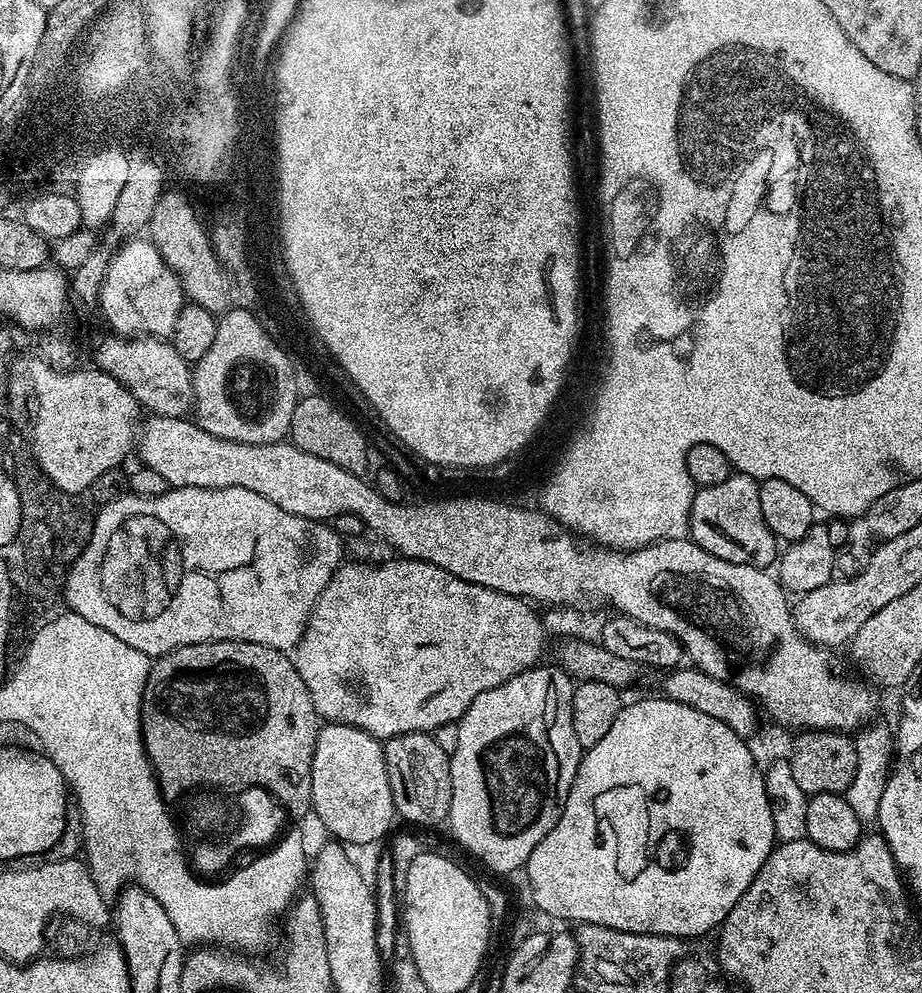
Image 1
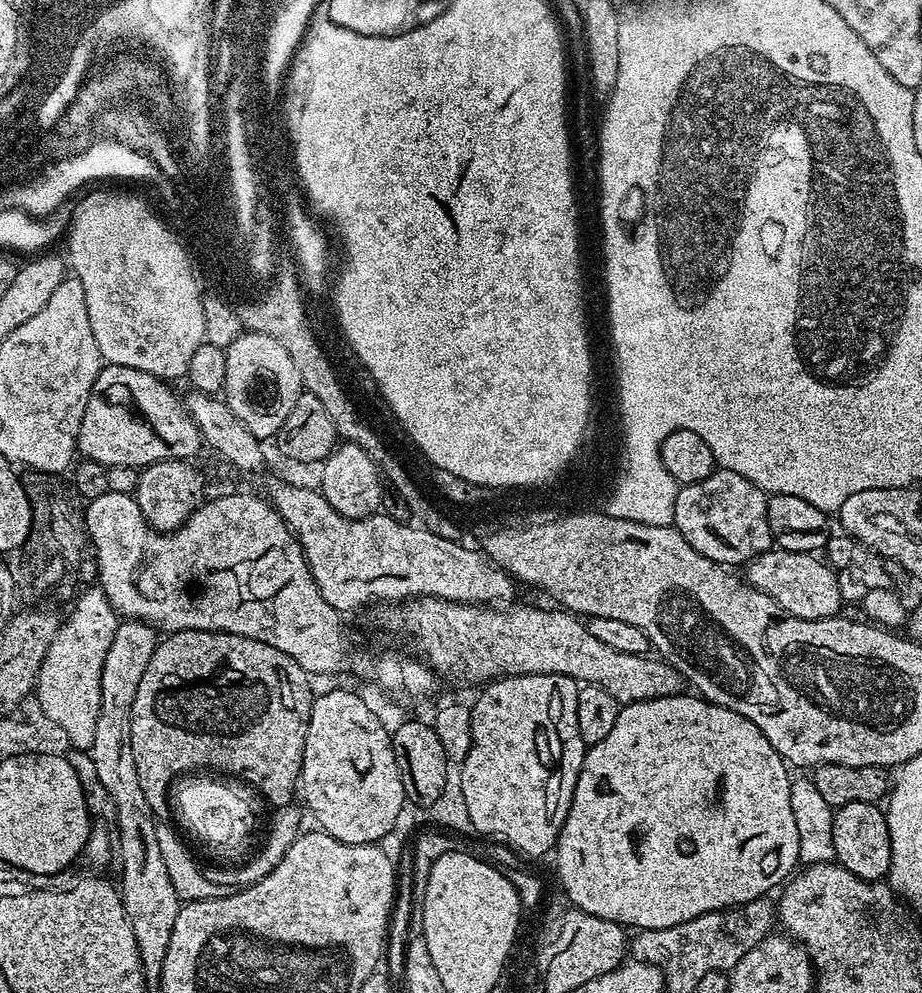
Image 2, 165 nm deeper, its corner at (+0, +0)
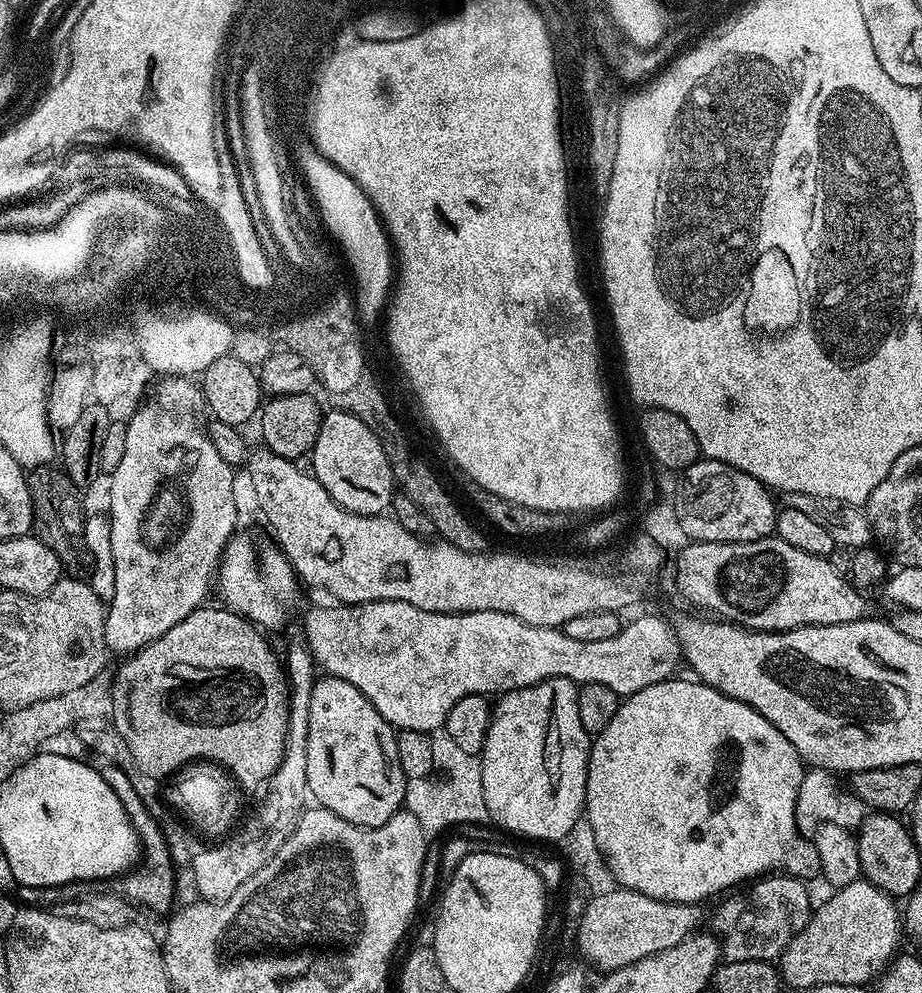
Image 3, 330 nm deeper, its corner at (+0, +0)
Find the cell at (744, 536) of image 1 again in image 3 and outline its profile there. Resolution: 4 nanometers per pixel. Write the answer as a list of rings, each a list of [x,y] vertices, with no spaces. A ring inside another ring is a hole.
[[[701,458],[691,464],[682,473],[679,491],[675,495],[678,521],[688,535],[689,541],[722,542],[723,544],[741,544],[764,540],[776,531],[776,514],[778,504],[772,501],[773,493],[765,484],[758,482],[750,474],[738,470],[734,466],[726,466],[717,460]]]

